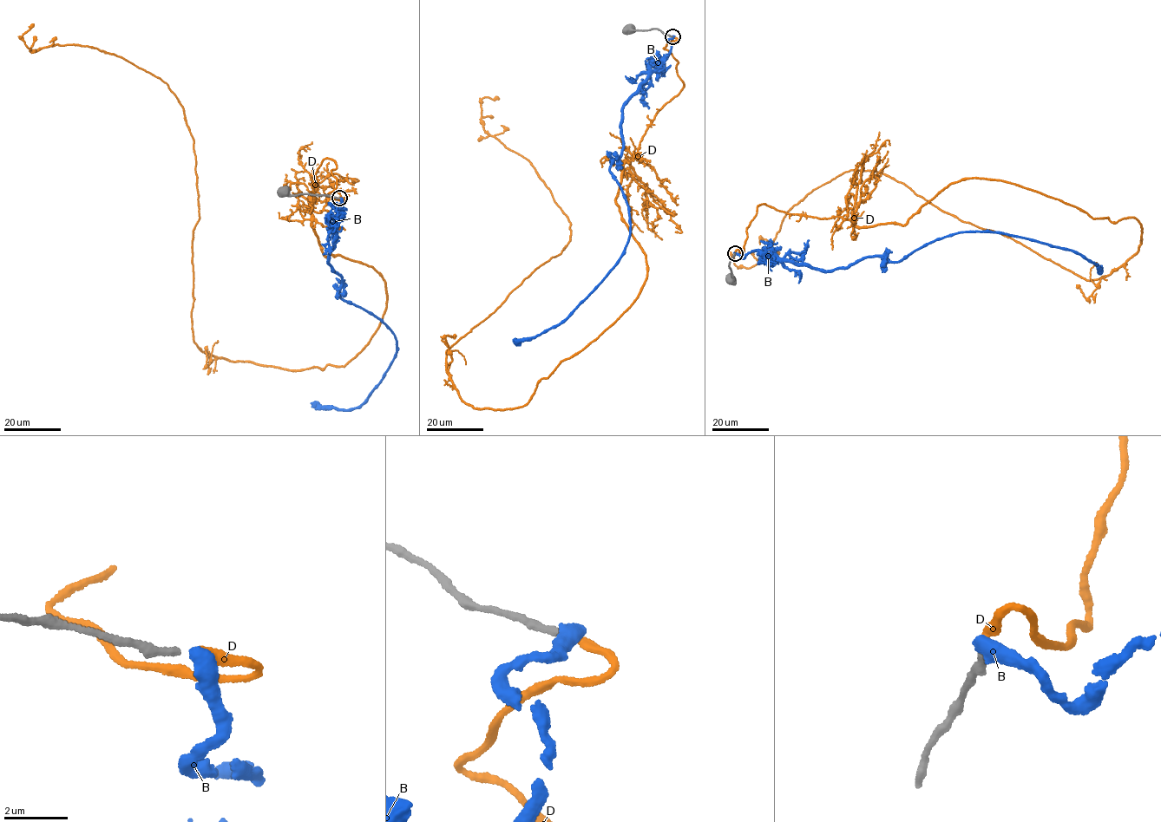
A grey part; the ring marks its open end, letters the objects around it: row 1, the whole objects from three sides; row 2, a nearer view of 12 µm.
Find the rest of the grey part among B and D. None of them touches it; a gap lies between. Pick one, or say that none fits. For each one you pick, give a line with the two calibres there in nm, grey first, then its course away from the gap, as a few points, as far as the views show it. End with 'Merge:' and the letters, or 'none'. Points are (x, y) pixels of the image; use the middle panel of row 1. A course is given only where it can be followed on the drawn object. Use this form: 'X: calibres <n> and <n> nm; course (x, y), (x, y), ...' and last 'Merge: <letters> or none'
D: calibres 240 and 240 nm; course (673, 37), (684, 84), (615, 199), (640, 293), (495, 410), (446, 349), (571, 231), (484, 130), (499, 98)
Merge: D

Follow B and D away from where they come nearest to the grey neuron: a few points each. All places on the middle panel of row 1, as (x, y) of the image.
B: (672, 36), (665, 60), (623, 107), (622, 152), (610, 167), (628, 206), (625, 253), (565, 321), (514, 342)
D: (673, 37), (684, 84), (615, 199), (640, 293), (495, 410), (446, 349), (571, 231), (484, 130), (499, 98)

